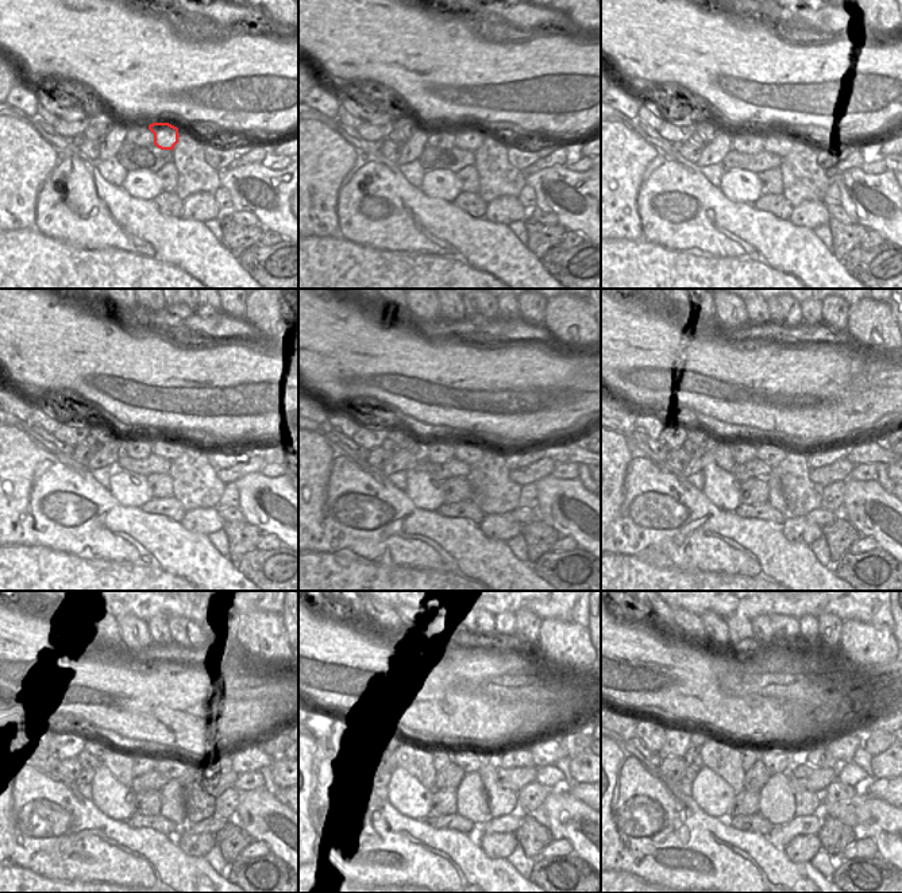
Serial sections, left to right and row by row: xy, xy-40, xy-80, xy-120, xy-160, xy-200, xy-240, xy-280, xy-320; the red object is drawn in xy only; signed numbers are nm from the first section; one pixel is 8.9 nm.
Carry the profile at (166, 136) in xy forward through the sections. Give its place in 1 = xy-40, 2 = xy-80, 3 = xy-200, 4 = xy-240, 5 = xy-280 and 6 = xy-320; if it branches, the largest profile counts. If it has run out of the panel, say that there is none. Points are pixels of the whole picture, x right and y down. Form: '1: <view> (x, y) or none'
1: xy-40 (470, 138)
2: xy-80 (774, 140)
3: xy-200 (773, 453)
4: xy-240 (166, 758)
5: xy-280 (470, 761)
6: xy-320 (775, 758)

